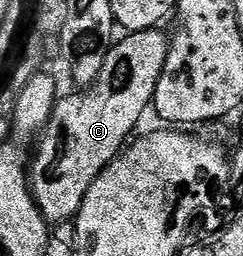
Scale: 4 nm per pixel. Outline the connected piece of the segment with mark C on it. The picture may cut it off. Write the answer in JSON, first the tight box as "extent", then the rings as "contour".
{"extent":[30,29,170,223],"contour":[[[153,29],[151,31],[134,31],[125,34],[124,40],[116,41],[108,51],[108,56],[105,59],[105,64],[102,65],[102,71],[100,76],[97,77],[96,81],[90,89],[85,90],[82,95],[68,95],[65,97],[57,98],[54,109],[52,110],[52,116],[48,119],[48,124],[44,127],[43,131],[39,132],[38,138],[35,140],[36,143],[36,156],[31,156],[30,159],[30,186],[32,188],[32,195],[35,197],[36,205],[44,215],[45,219],[50,223],[57,222],[69,222],[73,220],[80,211],[82,201],[85,200],[86,193],[89,192],[90,185],[94,185],[94,181],[104,171],[106,167],[112,164],[112,160],[124,150],[126,144],[133,138],[132,130],[140,123],[140,118],[144,114],[149,114],[150,108],[152,107],[152,98],[156,92],[156,86],[158,85],[158,77],[162,73],[162,69],[166,65],[166,57],[168,56],[168,44],[170,42],[169,36],[163,35],[163,30]]]}

